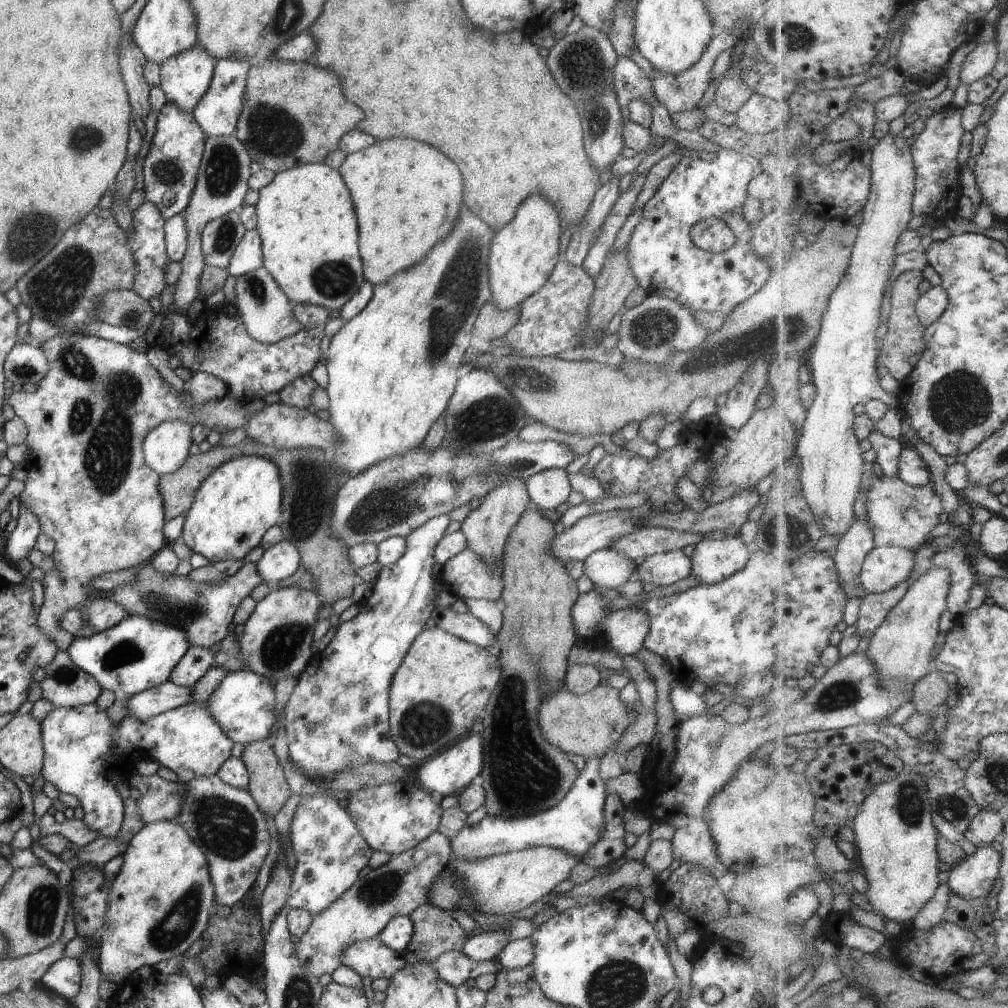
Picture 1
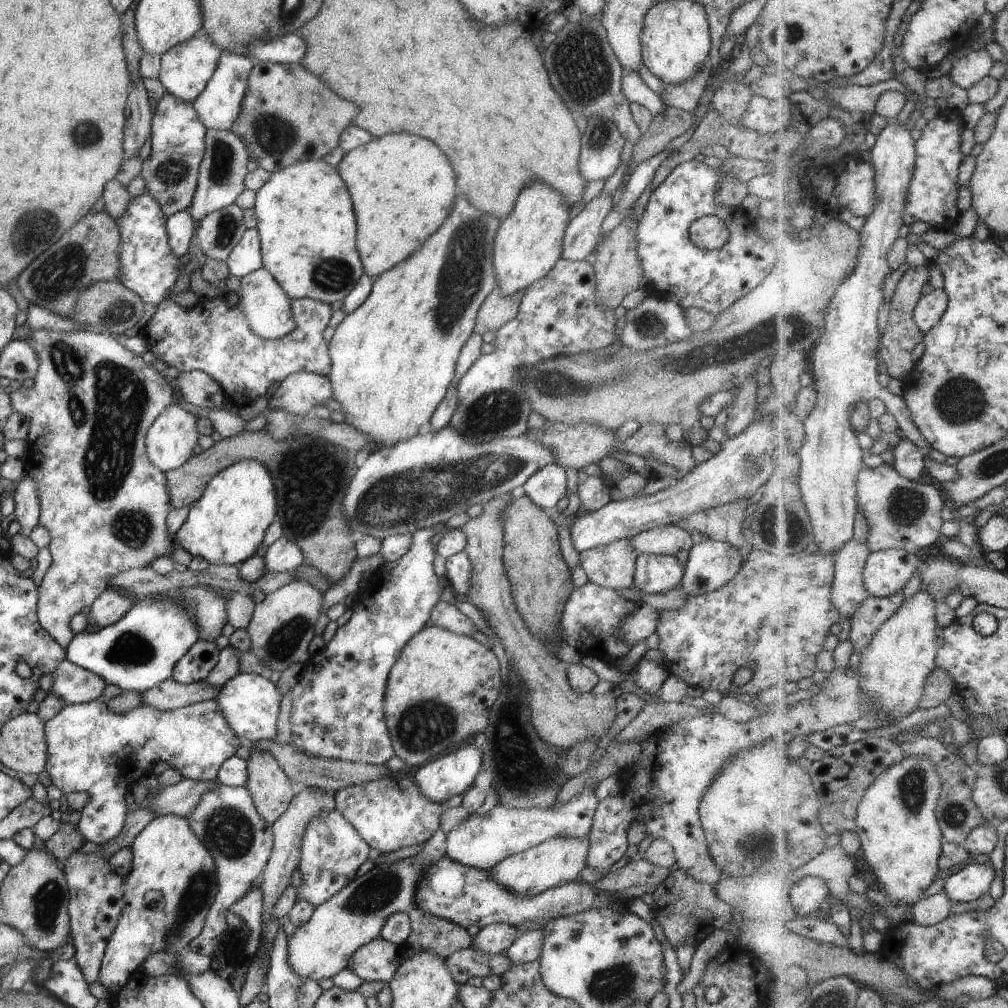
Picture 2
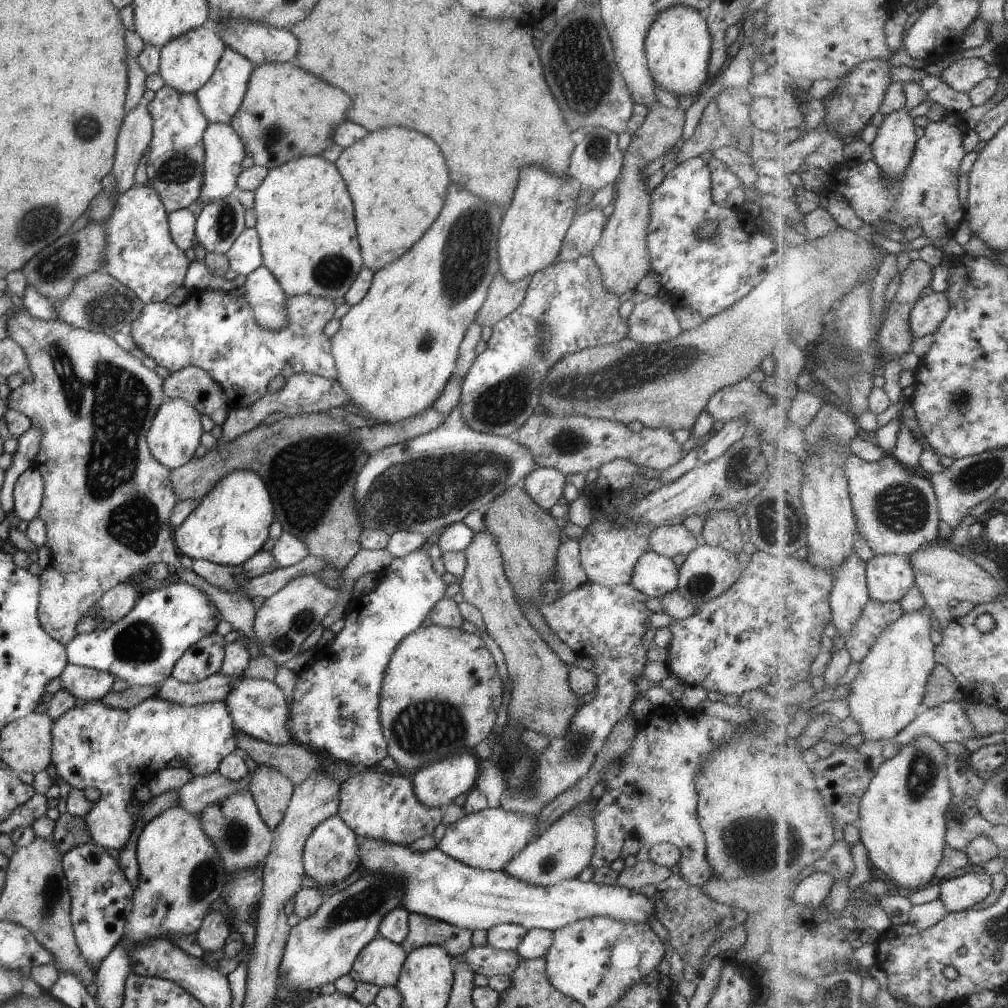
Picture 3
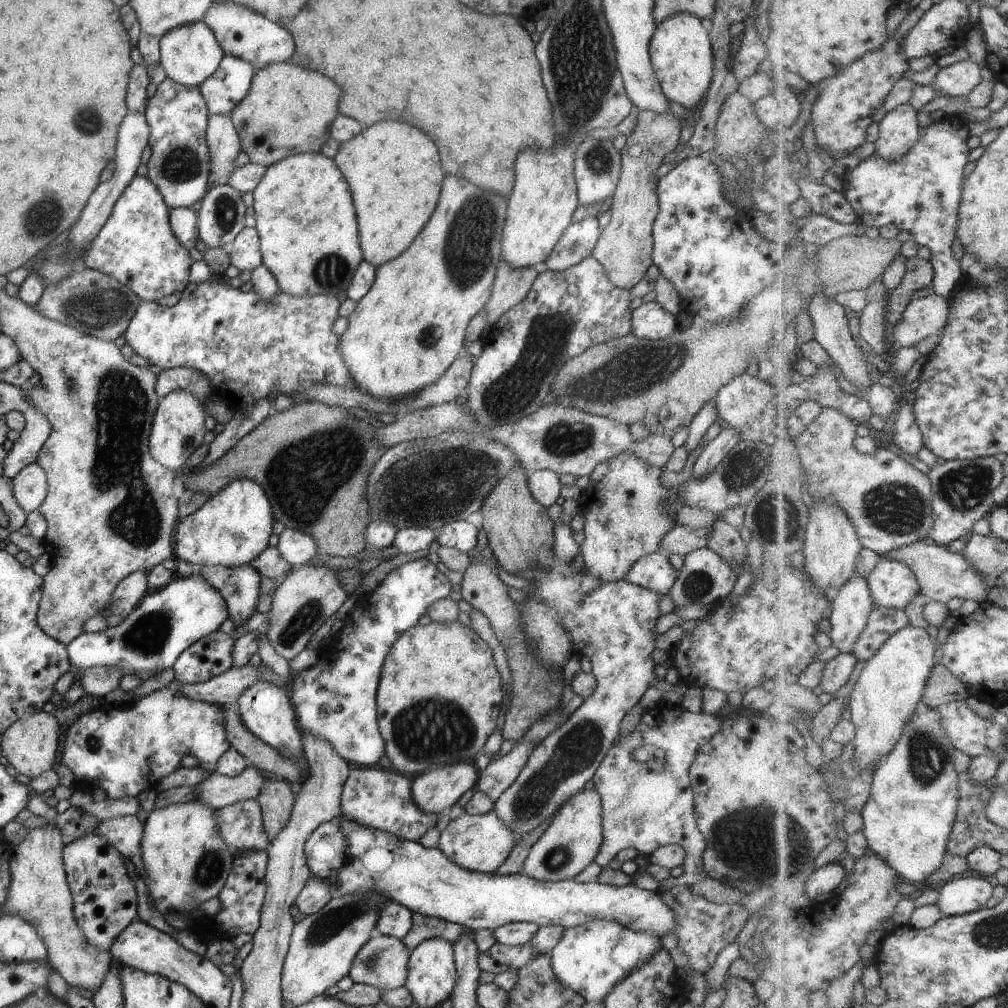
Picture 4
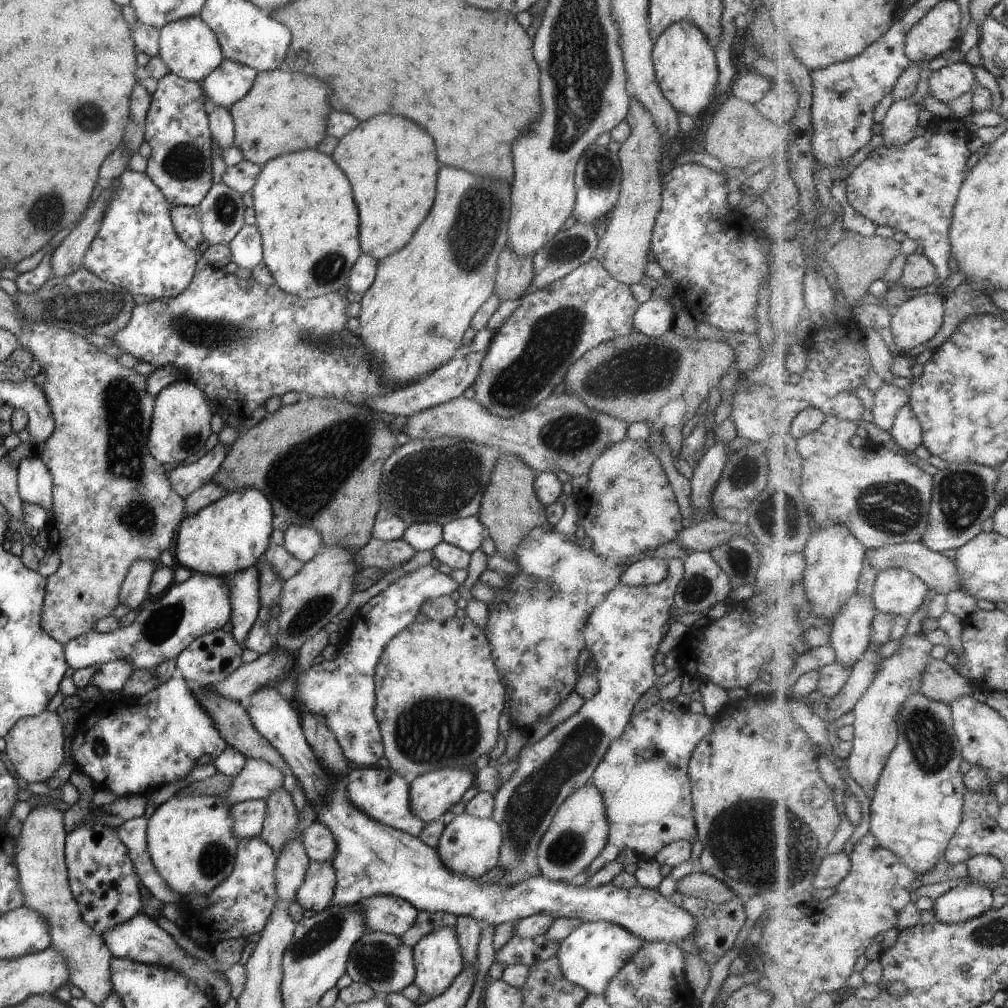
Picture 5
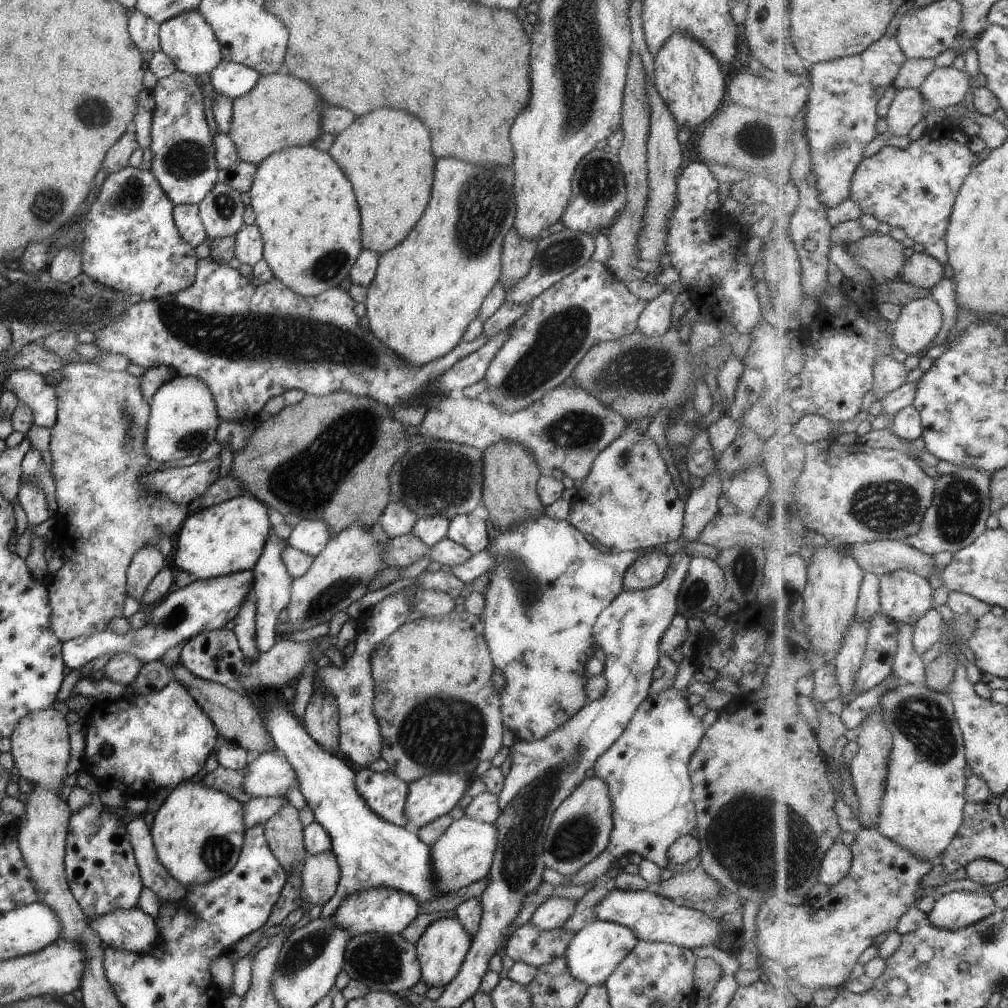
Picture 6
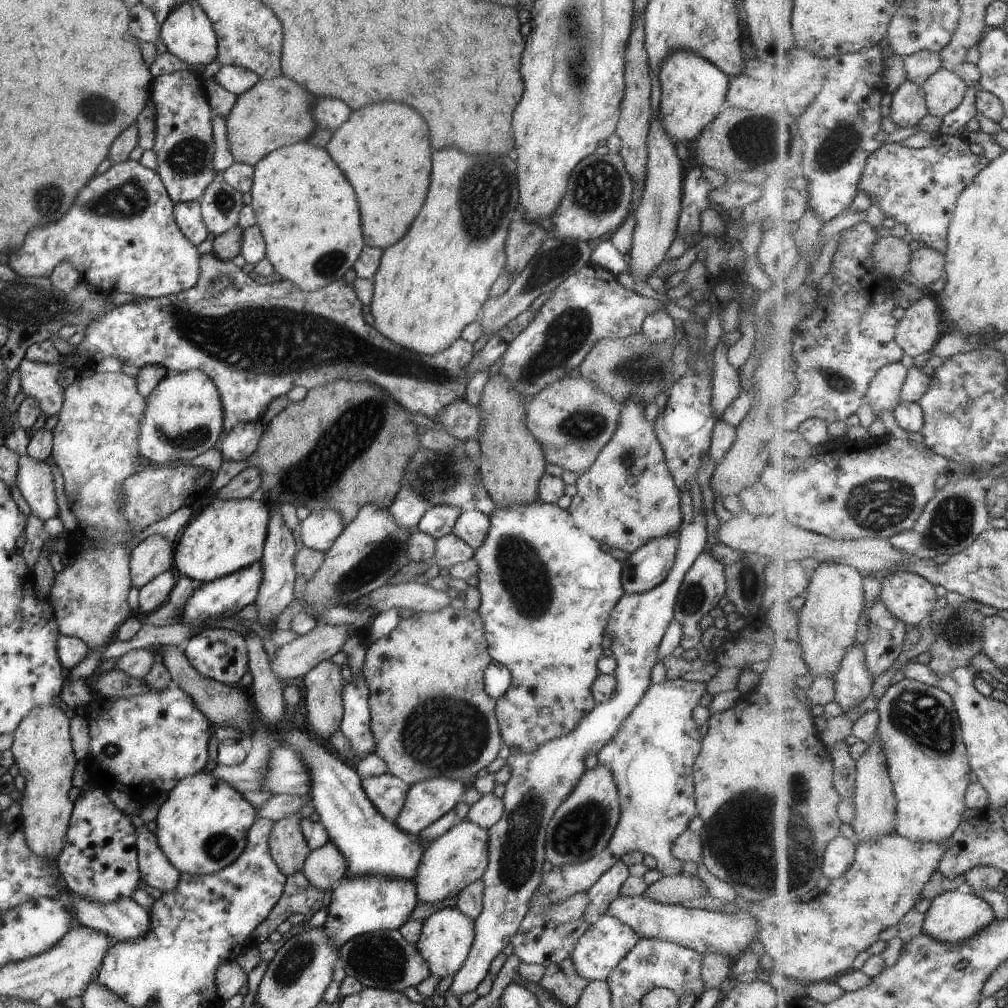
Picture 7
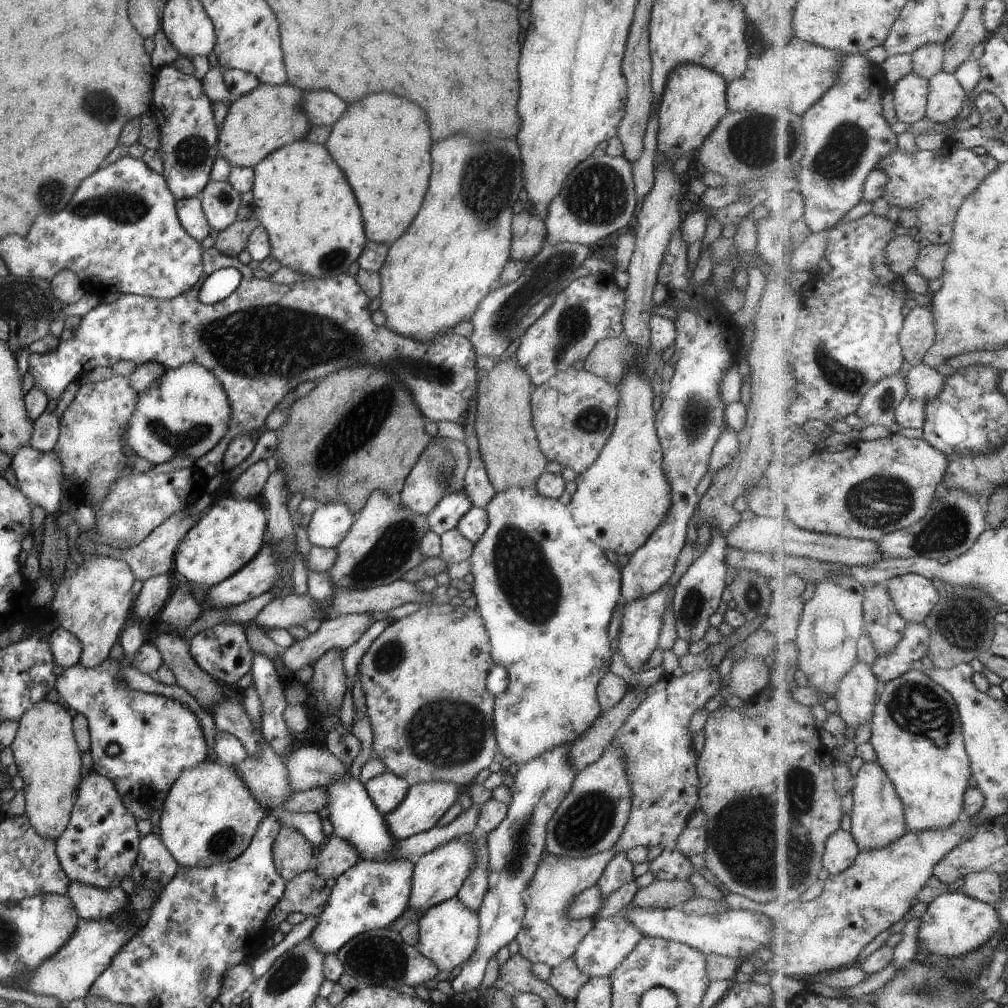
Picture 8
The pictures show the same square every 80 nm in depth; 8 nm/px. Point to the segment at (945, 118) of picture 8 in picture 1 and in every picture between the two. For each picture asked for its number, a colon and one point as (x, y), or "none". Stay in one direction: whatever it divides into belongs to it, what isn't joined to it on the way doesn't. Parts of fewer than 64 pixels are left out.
1: (983, 59)
2: (974, 66)
3: (965, 74)
4: (960, 79)
5: (950, 82)
6: (945, 87)
7: (945, 90)

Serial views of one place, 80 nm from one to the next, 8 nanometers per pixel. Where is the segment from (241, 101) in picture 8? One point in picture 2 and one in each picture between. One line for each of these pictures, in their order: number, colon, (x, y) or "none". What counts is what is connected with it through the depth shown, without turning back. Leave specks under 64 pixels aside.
2: (287, 115)
3: (285, 113)
4: (275, 119)
5: (282, 112)
6: (278, 111)
7: (273, 113)

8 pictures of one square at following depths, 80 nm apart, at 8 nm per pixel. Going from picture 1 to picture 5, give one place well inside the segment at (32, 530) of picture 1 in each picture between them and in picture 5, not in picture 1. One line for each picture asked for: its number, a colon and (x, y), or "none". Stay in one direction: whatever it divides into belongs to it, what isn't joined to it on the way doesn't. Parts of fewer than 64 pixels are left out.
2: (26, 508)
3: (27, 492)
4: (29, 484)
5: (33, 479)

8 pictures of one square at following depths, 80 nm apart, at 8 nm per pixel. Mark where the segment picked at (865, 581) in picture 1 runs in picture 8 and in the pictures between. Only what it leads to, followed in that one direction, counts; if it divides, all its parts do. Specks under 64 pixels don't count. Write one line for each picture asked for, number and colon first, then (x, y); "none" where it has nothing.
2: (887, 572)
3: (889, 577)
4: (892, 584)
5: (898, 591)
6: (906, 596)
7: (911, 598)
8: (915, 596)

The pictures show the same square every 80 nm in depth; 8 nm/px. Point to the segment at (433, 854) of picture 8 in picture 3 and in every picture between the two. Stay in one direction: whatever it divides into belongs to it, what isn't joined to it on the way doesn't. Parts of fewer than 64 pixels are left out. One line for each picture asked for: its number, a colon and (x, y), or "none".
3: (485, 840)
4: (482, 842)
5: (468, 846)
6: (462, 854)
7: (453, 860)

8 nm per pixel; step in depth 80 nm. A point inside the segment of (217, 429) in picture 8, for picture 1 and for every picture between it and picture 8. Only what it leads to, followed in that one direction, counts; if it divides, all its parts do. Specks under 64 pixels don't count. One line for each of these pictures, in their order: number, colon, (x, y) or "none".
1: (165, 446)
2: (169, 440)
3: (173, 436)
4: (177, 429)
5: (179, 426)
6: (182, 419)
7: (182, 417)

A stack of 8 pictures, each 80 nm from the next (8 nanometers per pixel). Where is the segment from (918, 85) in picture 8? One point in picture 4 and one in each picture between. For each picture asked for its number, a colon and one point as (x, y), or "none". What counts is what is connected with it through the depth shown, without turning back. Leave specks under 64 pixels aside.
4: (899, 130)
5: (902, 118)
6: (906, 110)
7: (909, 104)

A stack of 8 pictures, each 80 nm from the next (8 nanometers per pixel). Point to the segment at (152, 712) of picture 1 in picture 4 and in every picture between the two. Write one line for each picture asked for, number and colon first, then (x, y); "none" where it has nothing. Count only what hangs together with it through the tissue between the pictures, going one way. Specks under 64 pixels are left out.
2: (168, 695)
3: (211, 689)
4: (222, 689)

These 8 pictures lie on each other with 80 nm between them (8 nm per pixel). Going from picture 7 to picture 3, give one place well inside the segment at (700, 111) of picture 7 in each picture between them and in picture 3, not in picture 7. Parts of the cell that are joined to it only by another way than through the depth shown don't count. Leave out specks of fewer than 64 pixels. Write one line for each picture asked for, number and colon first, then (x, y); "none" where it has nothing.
3: (677, 46)
4: (681, 58)
5: (684, 62)
6: (688, 78)

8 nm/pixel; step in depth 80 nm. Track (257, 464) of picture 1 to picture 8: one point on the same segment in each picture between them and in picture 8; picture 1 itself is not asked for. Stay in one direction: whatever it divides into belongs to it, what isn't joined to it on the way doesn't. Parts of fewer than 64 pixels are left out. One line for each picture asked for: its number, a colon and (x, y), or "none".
2: (226, 524)
3: (230, 524)
4: (230, 528)
5: (228, 535)
6: (221, 539)
7: (223, 536)
8: (226, 535)

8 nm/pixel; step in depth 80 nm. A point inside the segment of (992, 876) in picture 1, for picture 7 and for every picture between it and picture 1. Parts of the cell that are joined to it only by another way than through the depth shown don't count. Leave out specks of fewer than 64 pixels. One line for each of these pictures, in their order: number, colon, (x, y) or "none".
2: (971, 883)
3: (959, 894)
4: (961, 896)
5: (966, 902)
6: (957, 910)
7: (955, 916)

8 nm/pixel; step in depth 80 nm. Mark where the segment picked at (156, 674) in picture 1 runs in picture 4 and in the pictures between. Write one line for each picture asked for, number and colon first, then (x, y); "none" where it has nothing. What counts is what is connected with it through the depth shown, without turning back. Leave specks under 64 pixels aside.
2: (139, 651)
3: (140, 649)
4: (166, 621)

